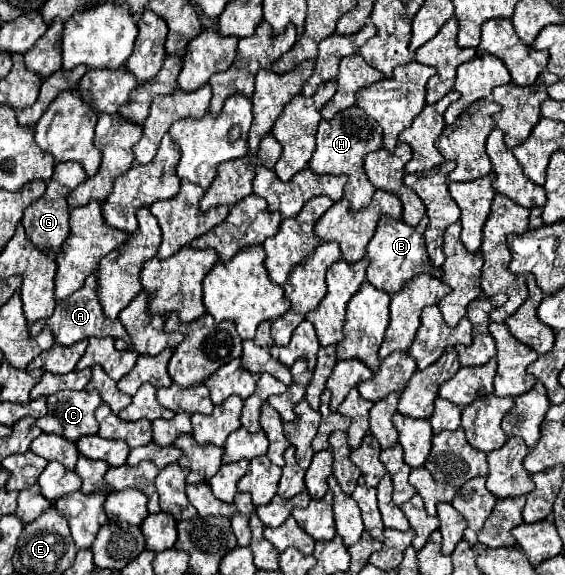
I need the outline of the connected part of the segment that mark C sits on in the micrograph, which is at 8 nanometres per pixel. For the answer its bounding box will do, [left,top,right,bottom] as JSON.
[35,392,101,440]

